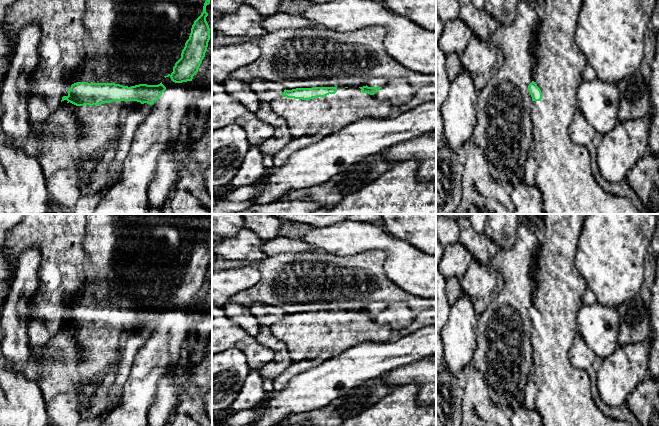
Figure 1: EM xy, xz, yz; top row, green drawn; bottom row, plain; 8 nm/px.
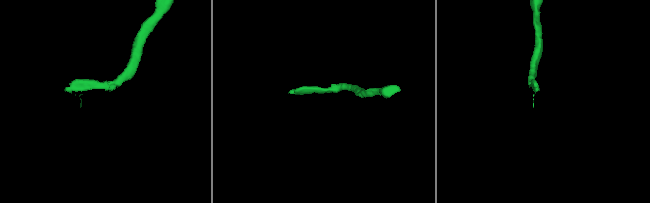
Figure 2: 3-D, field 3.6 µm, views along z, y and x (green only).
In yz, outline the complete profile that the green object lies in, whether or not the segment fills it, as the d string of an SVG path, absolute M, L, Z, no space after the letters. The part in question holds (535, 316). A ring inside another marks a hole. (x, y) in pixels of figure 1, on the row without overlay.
M532 305L528 310L529 317L532 321L532 325L541 325L542 323L542 316L537 308Z

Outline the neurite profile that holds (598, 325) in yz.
M598 302L583 304L578 311L577 333L601 359L610 356L619 346L620 320L617 308Z

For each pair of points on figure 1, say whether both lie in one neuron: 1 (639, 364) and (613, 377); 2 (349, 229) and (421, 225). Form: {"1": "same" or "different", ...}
{"1": "same", "2": "different"}

